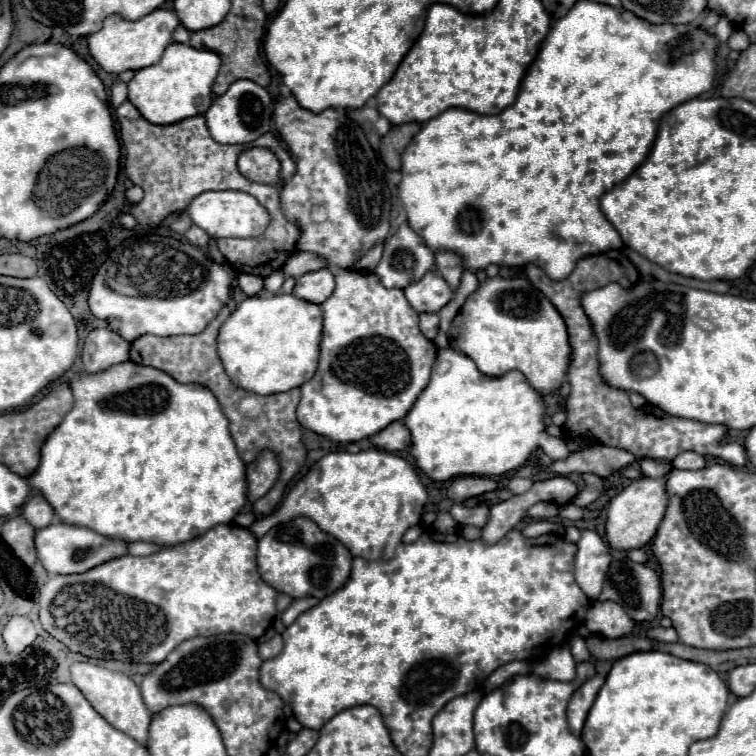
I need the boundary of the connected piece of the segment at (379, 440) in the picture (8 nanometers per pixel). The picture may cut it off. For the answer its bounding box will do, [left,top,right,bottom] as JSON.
[370,421,410,451]

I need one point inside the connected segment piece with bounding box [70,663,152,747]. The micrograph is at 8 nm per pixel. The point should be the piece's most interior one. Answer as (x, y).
(116, 697)

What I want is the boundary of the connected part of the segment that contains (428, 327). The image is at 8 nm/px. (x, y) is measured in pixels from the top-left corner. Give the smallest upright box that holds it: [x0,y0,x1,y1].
[420,313,440,339]

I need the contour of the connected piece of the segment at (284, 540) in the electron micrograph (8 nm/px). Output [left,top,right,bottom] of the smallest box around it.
[258,519,352,599]

